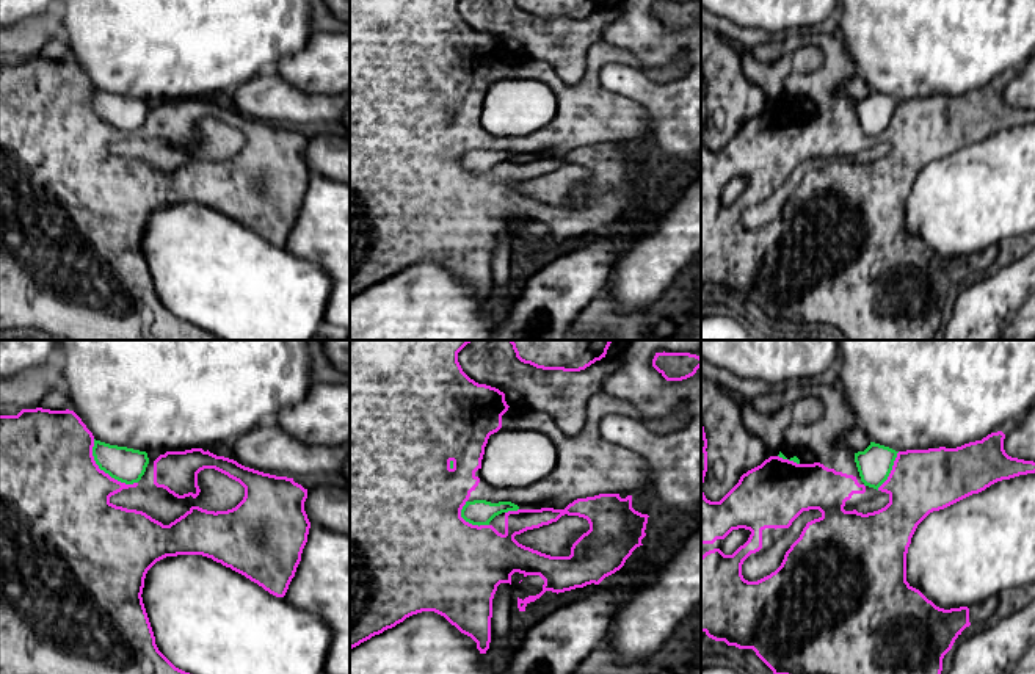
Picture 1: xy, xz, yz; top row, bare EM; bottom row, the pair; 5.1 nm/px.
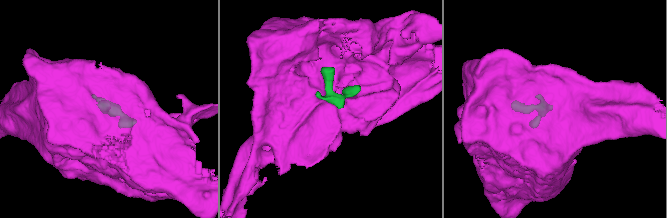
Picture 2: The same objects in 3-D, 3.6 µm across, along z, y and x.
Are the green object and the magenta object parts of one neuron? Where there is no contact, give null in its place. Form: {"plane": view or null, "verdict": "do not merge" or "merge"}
{"plane": "xy", "verdict": "do not merge"}

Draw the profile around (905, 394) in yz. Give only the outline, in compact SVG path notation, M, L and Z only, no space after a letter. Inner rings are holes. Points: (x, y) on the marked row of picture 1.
M839 340L839 387L855 414L856 423L864 429L870 442L889 447L895 451L957 448L969 442L982 440L997 426L1007 422L1019 422L1035 403L1035 340Z

